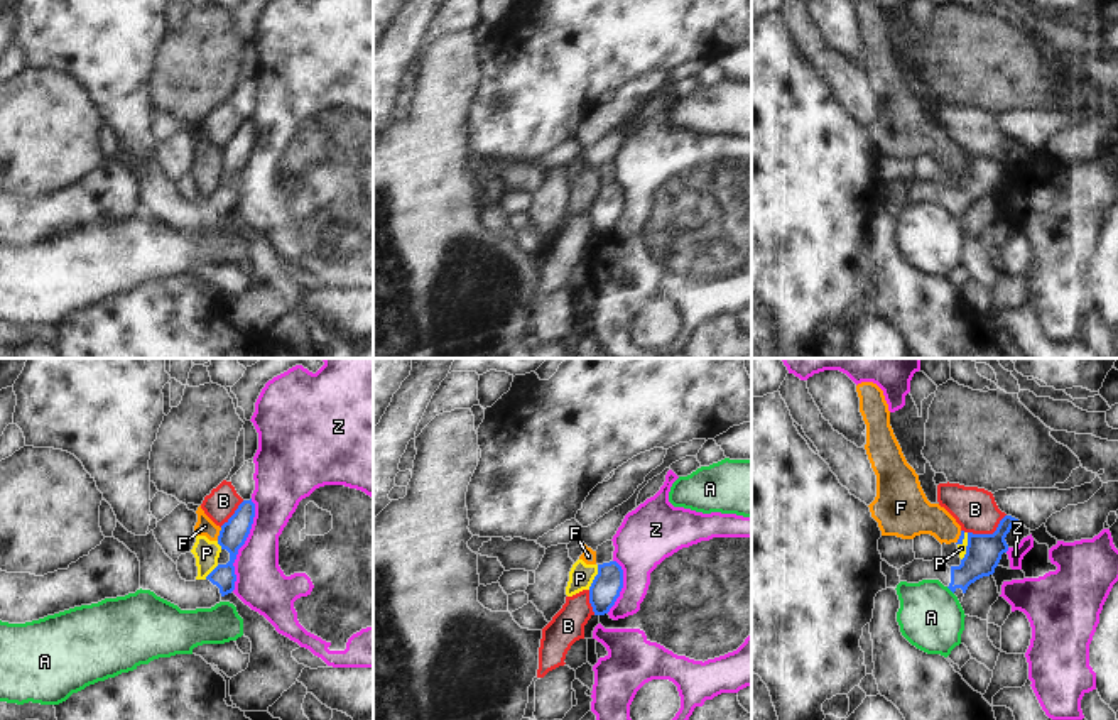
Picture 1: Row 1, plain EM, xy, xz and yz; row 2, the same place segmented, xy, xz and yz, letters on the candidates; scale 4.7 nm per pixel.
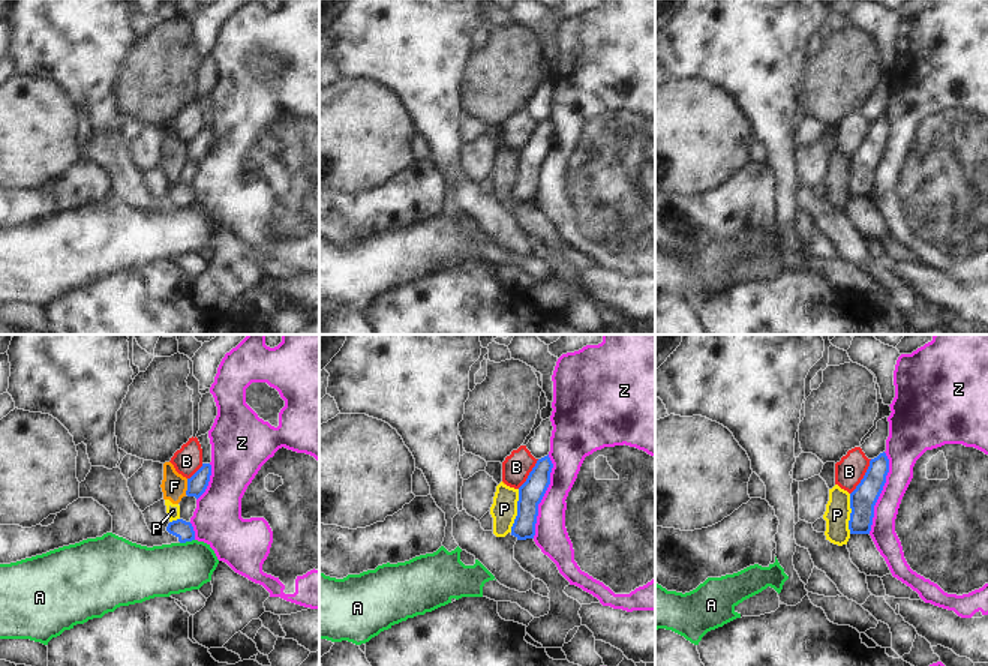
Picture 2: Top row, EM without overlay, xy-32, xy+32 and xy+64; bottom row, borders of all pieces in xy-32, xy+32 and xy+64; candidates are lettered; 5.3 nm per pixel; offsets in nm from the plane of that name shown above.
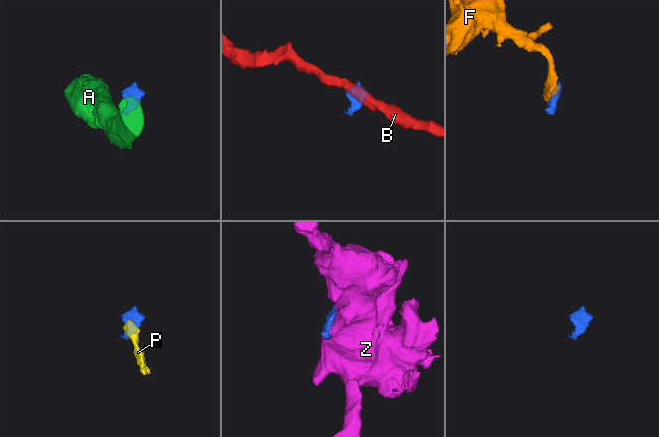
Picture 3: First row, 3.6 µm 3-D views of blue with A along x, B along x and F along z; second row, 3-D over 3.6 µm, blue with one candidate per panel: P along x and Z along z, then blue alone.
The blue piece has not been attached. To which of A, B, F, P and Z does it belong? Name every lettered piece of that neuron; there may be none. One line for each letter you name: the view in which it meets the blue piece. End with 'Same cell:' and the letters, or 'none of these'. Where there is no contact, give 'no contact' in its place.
Same cell: none of these

